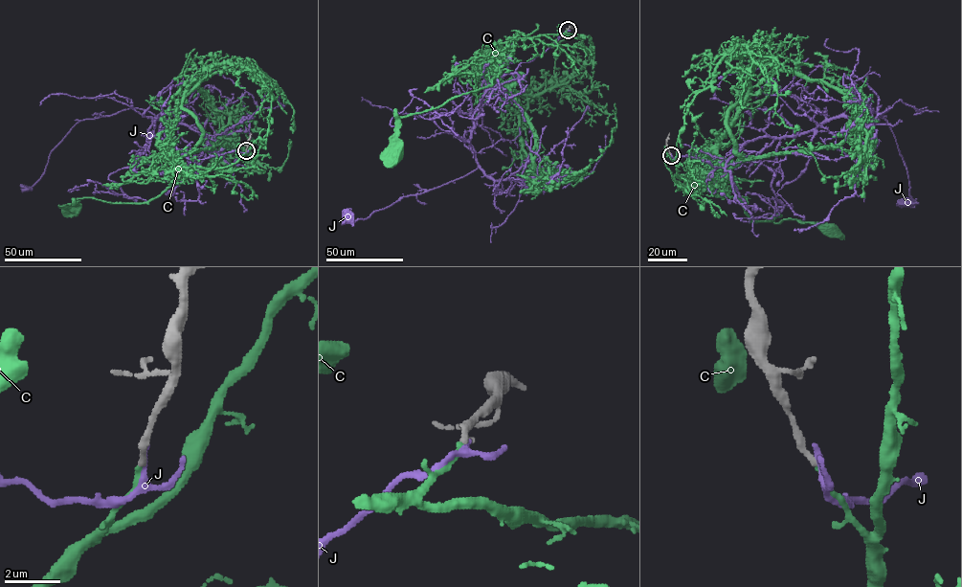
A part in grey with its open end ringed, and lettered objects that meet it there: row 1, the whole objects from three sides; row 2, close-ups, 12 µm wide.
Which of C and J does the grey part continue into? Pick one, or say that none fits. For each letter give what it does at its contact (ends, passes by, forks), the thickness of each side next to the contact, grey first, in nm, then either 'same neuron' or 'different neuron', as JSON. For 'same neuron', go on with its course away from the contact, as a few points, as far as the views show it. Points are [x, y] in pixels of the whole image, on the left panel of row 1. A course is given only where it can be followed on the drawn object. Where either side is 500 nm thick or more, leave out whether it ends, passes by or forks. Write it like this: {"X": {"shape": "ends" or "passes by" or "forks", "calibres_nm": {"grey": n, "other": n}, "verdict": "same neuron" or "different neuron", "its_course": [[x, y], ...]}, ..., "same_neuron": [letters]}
{"C": {"shape": "ends", "calibres_nm": {"grey": 240, "other": 190}, "verdict": "same neuron", "its_course": [[246, 150], [234, 163], [216, 169], [180, 167], [174, 161], [170, 186], [146, 201], [74, 198], [77, 210]]}, "J": {"shape": "passes by", "calibres_nm": {"grey": 240, "other": 240}, "verdict": "different neuron"}, "same_neuron": ["C"]}

